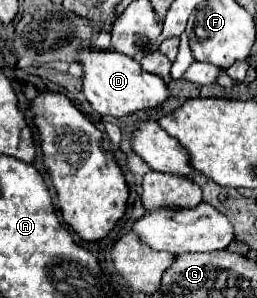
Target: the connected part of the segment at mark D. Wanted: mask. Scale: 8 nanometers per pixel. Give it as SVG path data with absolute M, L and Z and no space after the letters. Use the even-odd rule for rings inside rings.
M79 48L77 50L79 62L83 66L83 94L87 102L99 114L109 114L115 118L127 116L137 110L159 106L167 100L167 86L161 76L149 74L141 68L139 62L133 58L113 52L113 50L99 50L99 48Z

